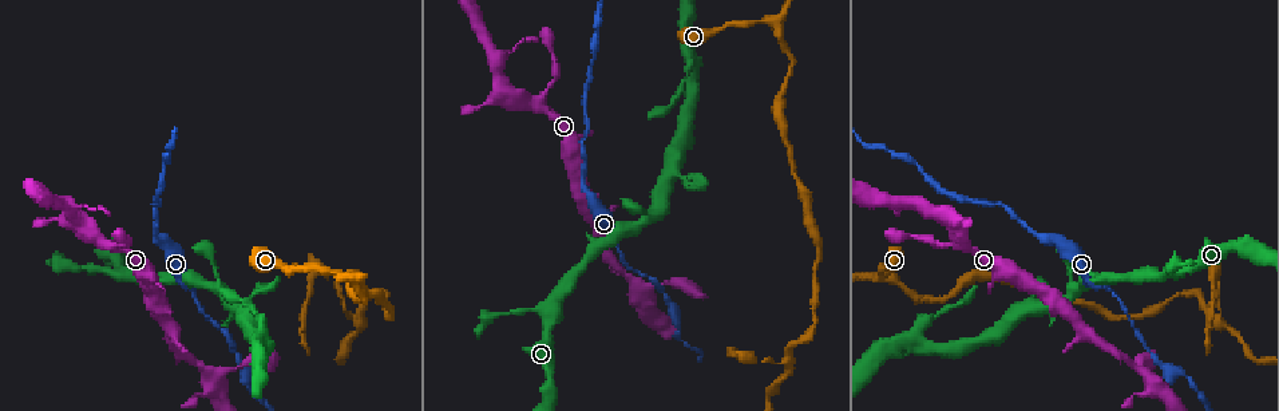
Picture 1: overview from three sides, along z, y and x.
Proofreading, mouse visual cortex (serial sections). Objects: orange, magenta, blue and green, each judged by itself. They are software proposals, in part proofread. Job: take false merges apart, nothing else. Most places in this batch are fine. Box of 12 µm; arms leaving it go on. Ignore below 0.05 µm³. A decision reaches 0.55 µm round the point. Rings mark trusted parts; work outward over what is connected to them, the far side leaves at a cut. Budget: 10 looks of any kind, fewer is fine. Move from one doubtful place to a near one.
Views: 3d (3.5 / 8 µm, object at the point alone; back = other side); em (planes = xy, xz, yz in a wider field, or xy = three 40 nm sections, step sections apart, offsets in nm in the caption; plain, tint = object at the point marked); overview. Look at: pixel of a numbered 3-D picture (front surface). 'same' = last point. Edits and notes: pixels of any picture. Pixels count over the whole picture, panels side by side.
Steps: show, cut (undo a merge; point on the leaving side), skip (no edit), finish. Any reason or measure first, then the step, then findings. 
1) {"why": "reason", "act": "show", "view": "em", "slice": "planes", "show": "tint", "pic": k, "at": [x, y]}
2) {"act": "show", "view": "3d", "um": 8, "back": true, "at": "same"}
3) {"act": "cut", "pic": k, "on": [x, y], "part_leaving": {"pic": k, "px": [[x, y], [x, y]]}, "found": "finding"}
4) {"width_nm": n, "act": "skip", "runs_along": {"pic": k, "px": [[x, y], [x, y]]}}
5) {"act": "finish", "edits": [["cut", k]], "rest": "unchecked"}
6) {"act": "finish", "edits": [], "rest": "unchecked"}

{"why": "three arms meet", "act": "show", "view": "3d", "um": 3.5, "pic": 1, "at": [775, 20]}

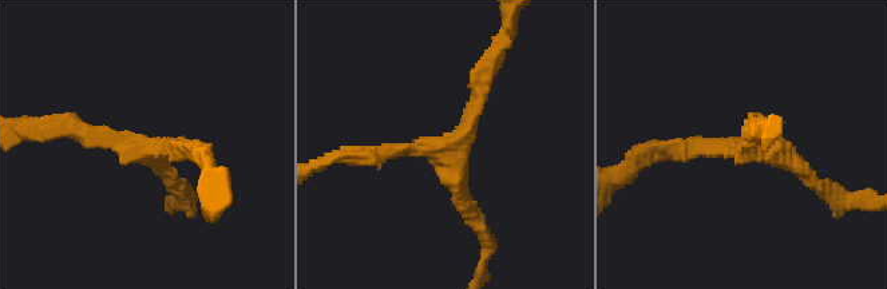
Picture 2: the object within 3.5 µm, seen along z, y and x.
{"act": "show", "view": "em", "slice": "xy", "step": 1, "show": "tint", "pic": 2, "at": [145, 148]}

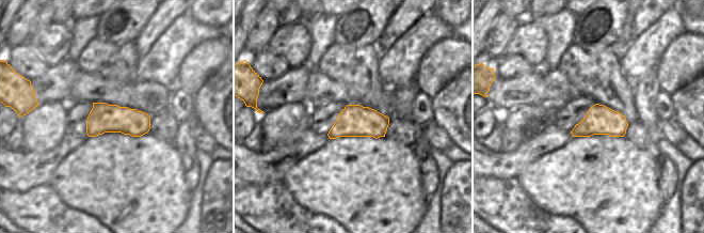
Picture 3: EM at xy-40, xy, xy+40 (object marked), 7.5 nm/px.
{"width_nm": 240, "act": "skip", "runs_along": {"pic": 2, "px": [[361, 154], [443, 151], [476, 220]]}, "found": "all the same cell"}

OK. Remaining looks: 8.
{"why": "small branch off a trunk", "act": "show", "view": "3d", "um": 8, "back": true, "pic": 1, "at": [208, 373]}

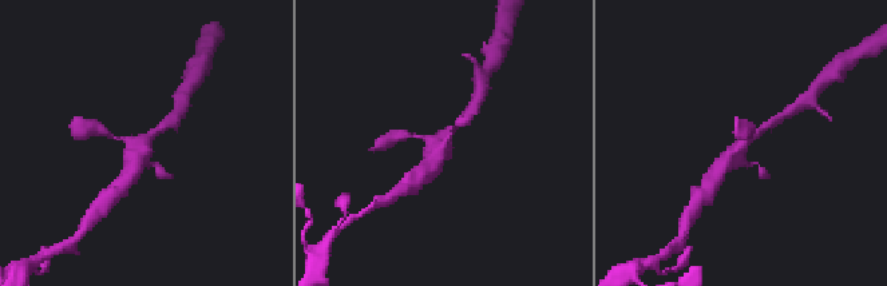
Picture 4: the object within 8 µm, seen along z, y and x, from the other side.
{"arms": 4, "arm_widths_nm": [150, 200, 250, 450], "act": "show", "view": "em", "slice": "xy", "step": 3, "show": "tint", "pic": 4, "at": [147, 141]}

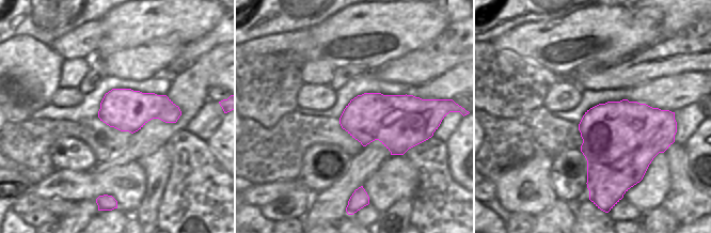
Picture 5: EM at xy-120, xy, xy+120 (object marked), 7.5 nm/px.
{"act": "skip", "runs_along": {"pic": 4, "px": [[769, 123], [747, 139], [719, 169]]}, "found": "continuous, no second cell"}

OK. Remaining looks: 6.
{"act": "show", "view": "3d", "um": 3.5, "pic": 1, "at": [158, 236]}

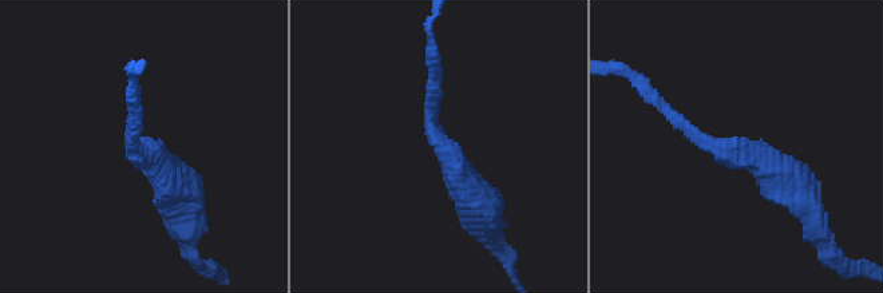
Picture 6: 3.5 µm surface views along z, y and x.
{"arm_widths_nm": [150, 400], "act": "show", "view": "em", "slice": "xy", "step": 3, "show": "tint", "pic": 6, "at": [728, 152]}

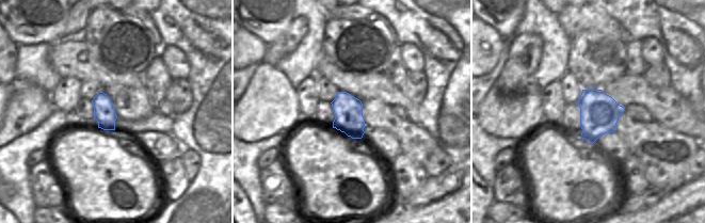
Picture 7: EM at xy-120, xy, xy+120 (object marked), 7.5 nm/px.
{"why": "cut it another way", "act": "show", "view": "em", "slice": "planes", "show": "tint", "at": "same"}

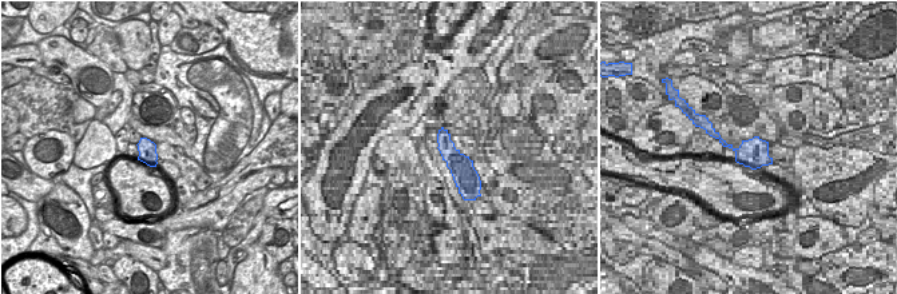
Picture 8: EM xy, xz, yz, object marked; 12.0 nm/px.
{"act": "skip", "runs_along": {"pic": 6, "px": [[795, 189], [661, 103]]}, "found": "continuous, no second cell"}

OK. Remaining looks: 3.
{"why": "a fork", "act": "show", "view": "3d", "um": 3.5, "pic": 1, "at": [961, 245]}

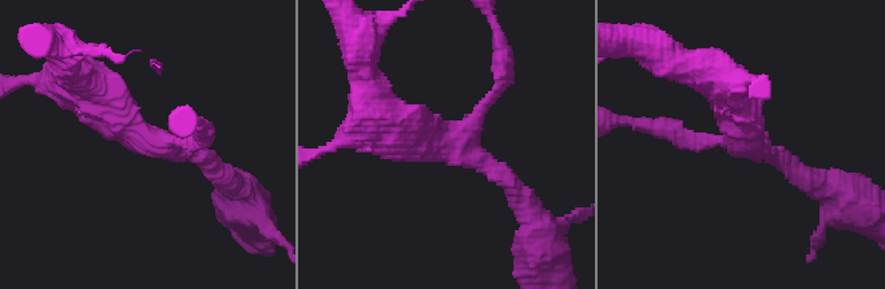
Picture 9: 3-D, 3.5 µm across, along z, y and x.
{"why": "shape alone is not enough", "act": "show", "view": "em", "slice": "xy", "step": 2, "show": "tint", "pic": 9, "at": [455, 144]}

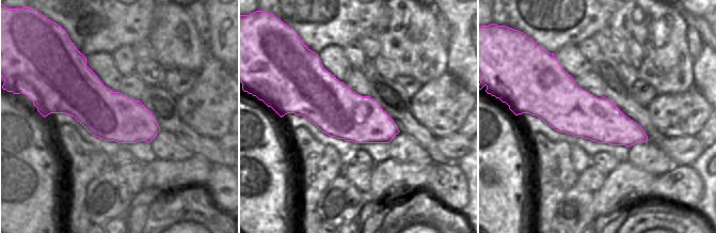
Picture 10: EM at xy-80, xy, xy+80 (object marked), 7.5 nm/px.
{"why": "another direction", "act": "show", "view": "em", "slice": "xy", "step": 1, "show": "tint", "at": "same"}

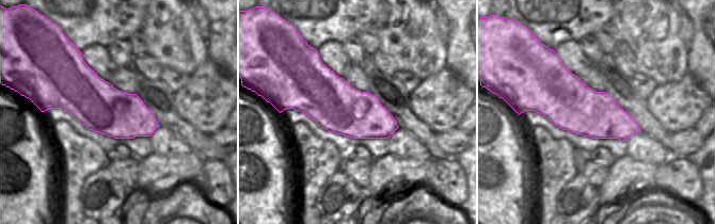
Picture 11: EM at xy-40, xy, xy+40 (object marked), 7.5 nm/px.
{"width_nm": 380, "act": "skip", "runs_along": {"pic": 9, "px": [[222, 177], [90, 86]]}, "found": "all the same cell"}

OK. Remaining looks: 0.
{"act": "finish", "edits": [], "rest": "unchecked"}

